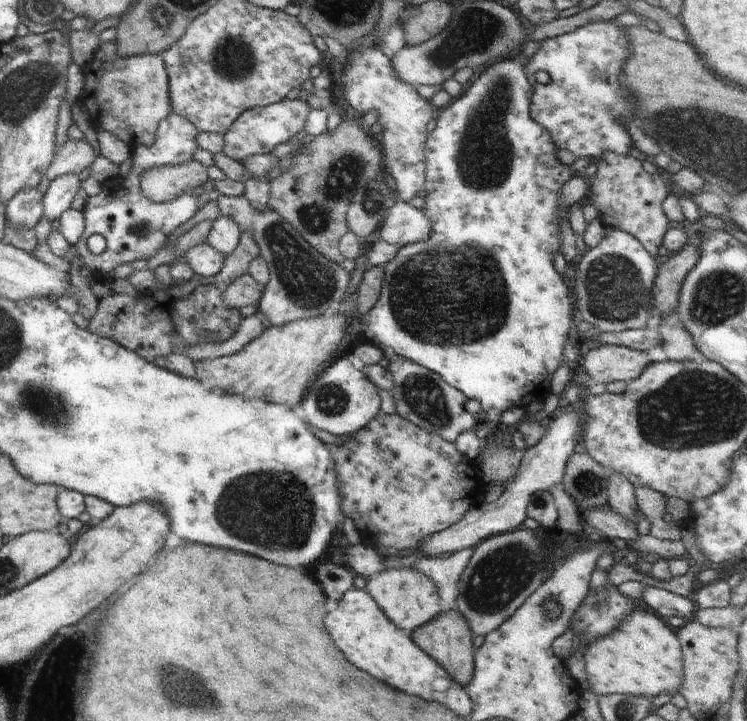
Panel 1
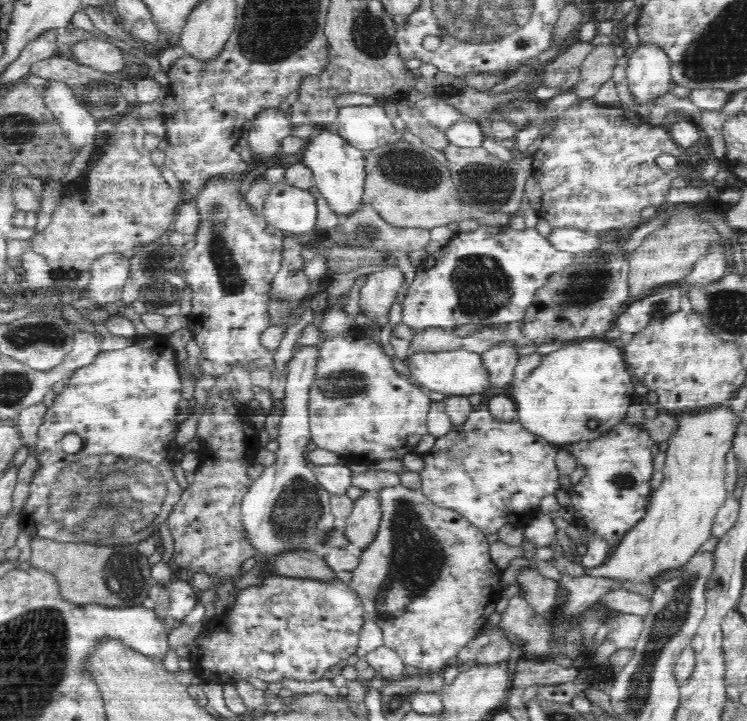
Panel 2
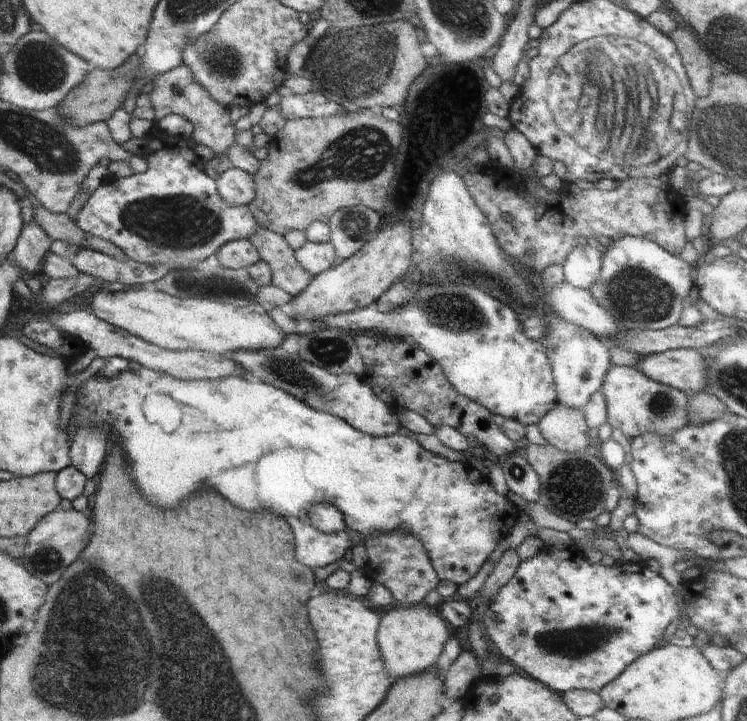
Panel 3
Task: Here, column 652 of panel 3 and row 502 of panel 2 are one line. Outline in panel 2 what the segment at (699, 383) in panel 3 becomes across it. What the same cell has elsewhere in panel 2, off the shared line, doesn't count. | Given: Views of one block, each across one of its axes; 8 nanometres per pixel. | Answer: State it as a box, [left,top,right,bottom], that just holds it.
[341,492,382,551]

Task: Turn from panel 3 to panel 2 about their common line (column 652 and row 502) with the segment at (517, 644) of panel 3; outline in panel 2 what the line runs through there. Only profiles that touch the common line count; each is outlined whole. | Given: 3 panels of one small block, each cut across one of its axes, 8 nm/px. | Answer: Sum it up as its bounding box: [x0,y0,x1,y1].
[565,421,654,546]

